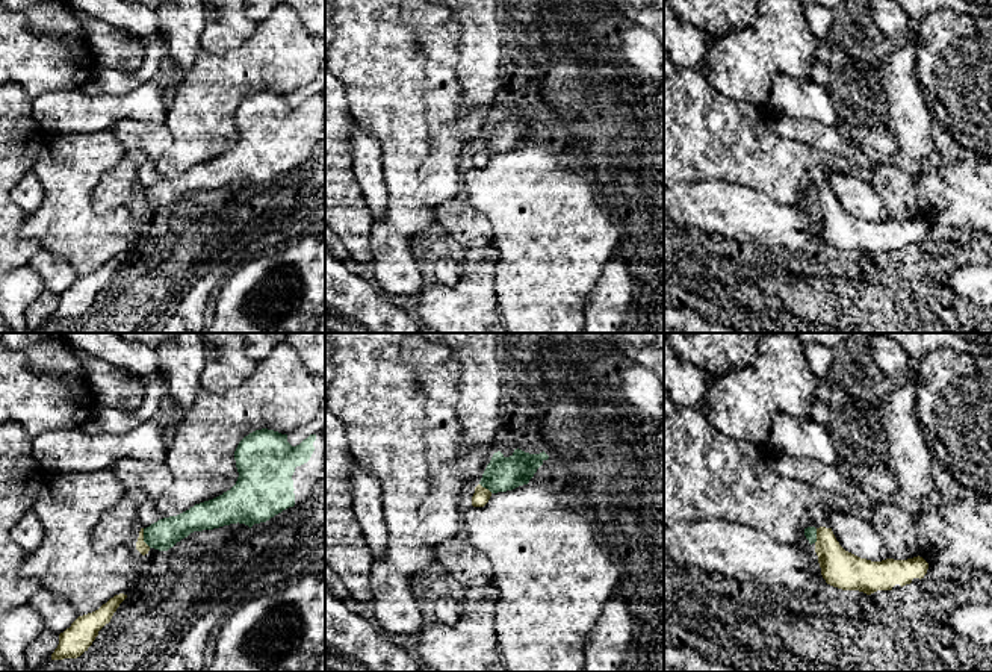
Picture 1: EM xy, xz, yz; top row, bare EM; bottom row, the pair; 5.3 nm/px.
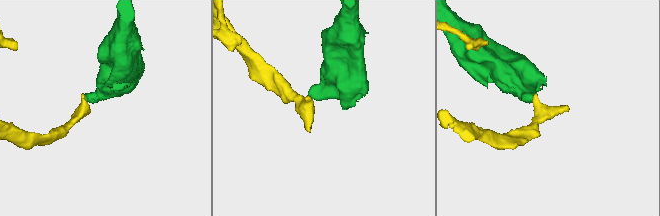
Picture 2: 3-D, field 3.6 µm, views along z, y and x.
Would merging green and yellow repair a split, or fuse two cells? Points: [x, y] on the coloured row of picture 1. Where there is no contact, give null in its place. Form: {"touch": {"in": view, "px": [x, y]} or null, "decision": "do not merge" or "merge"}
{"touch": {"in": "xy", "px": [144, 538]}, "decision": "do not merge"}

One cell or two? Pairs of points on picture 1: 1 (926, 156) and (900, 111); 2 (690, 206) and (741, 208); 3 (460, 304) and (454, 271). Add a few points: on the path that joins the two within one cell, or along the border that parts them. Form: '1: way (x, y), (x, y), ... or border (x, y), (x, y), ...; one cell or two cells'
1: way (917, 146), (911, 121); one cell
2: way (702, 206), (729, 208); one cell
3: border (463, 264), (463, 273), (452, 285), (431, 280); two cells

